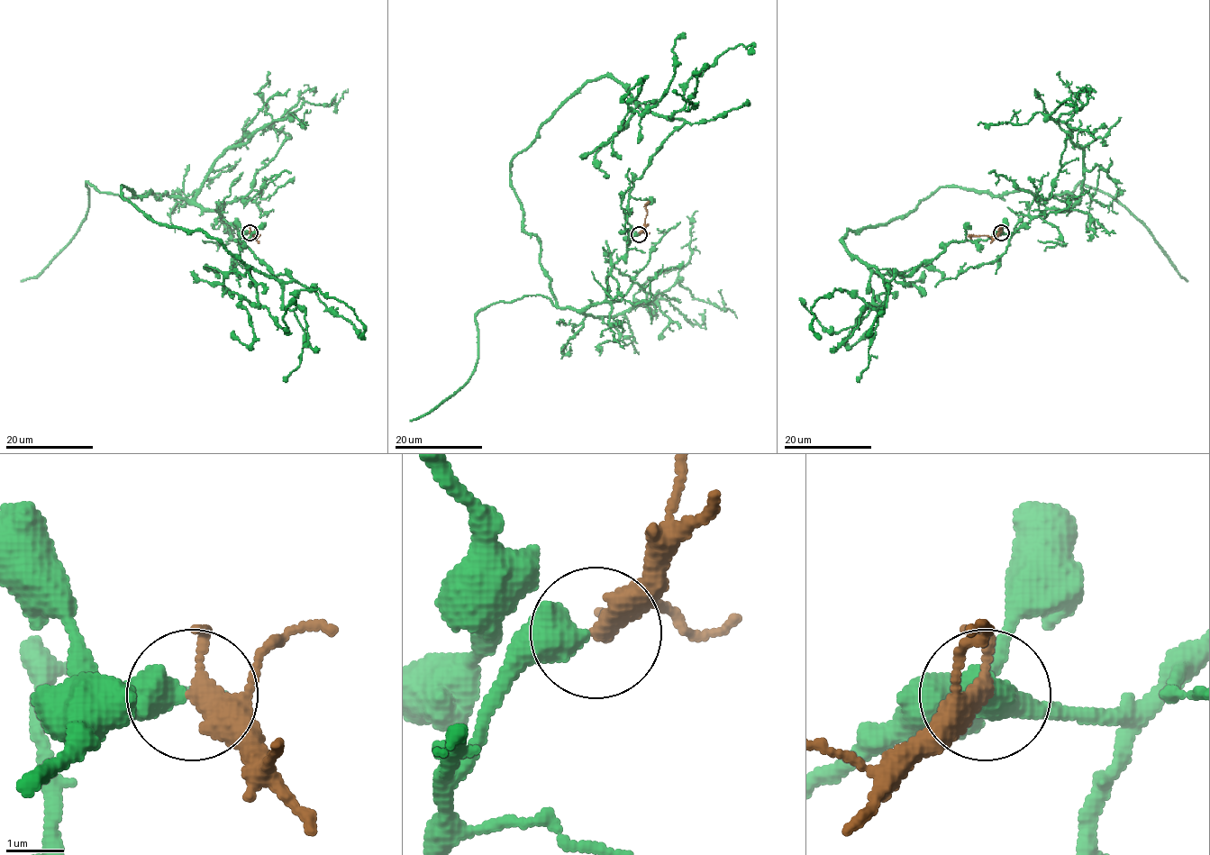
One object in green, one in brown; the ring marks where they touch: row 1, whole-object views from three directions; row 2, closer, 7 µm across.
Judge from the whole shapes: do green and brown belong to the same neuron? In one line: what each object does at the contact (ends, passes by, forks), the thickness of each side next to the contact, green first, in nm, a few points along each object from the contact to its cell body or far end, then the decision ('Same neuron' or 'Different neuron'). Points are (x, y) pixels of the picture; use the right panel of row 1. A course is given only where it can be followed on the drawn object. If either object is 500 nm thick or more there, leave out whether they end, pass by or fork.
At the ring green passes by. At the ring brown forks. Thickness 400 nm (green) against 280 nm. Course of green: (1000, 232), (1069, 209), (1075, 198), (1061, 193), (1081, 183), (1137, 219), (1187, 281). Course of brown: (1000, 232), (992, 238), (968, 234). Same neuron

